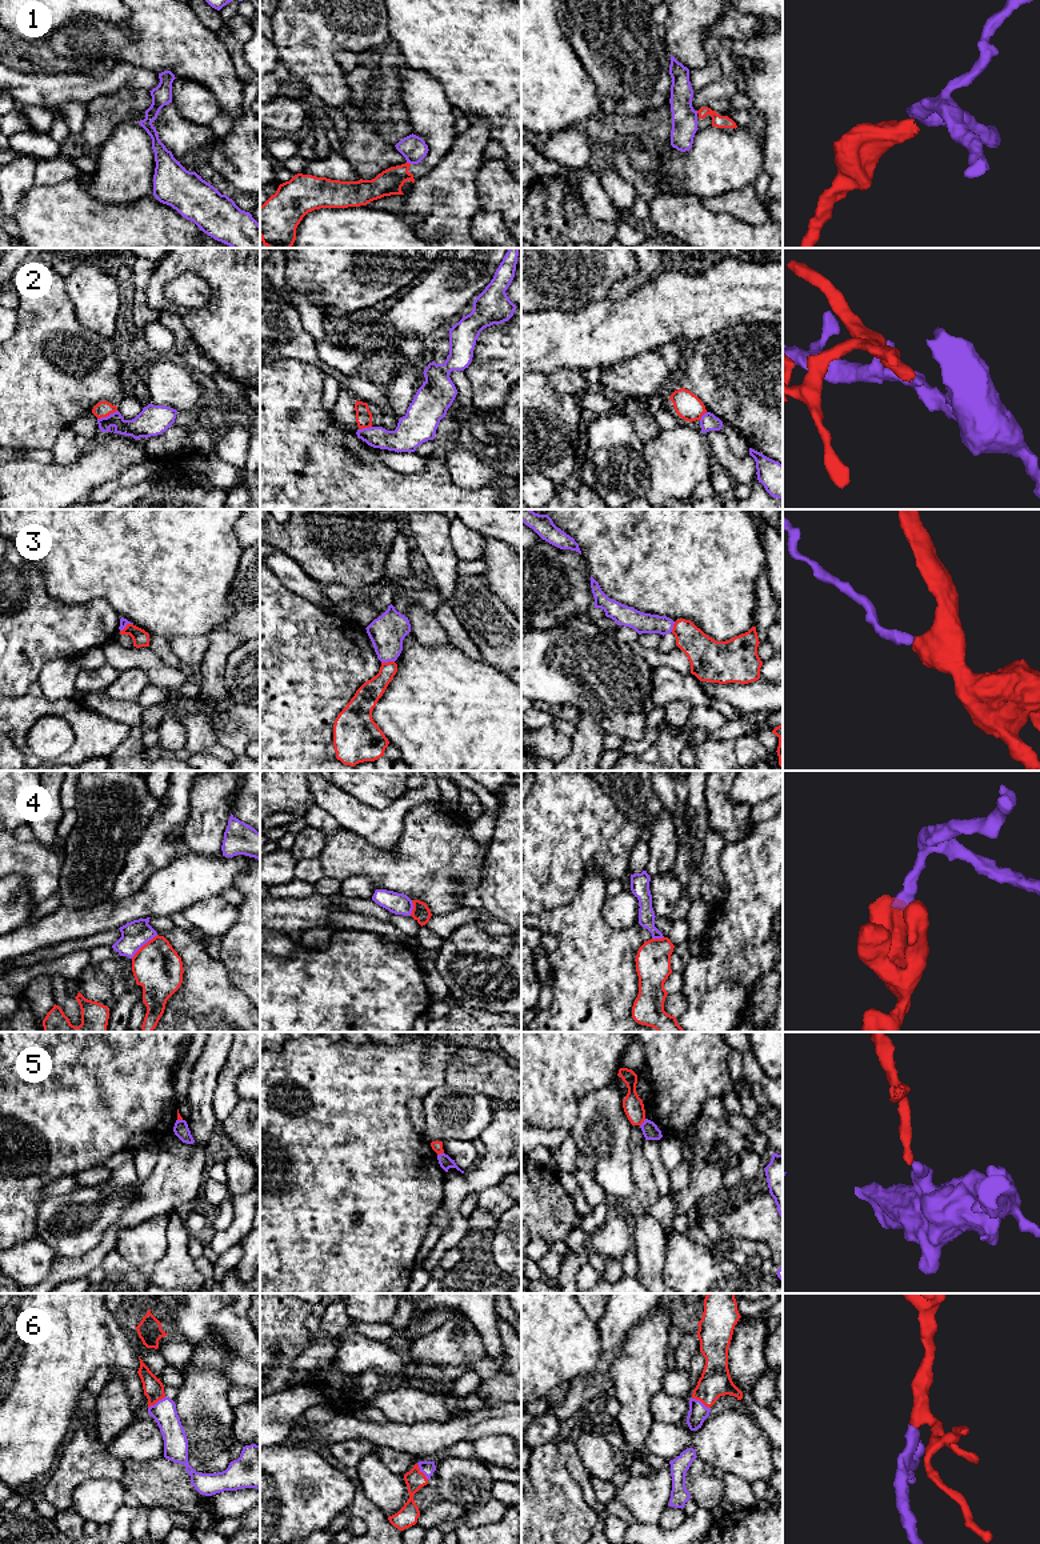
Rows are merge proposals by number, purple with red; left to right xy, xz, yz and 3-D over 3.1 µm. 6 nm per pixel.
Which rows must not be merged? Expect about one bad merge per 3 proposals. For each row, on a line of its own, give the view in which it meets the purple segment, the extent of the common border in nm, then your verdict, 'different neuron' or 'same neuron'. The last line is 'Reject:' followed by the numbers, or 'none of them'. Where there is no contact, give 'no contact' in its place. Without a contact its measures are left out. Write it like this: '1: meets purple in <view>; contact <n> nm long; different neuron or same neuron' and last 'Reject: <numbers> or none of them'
1: meets purple in xz; contact 30 nm long; different neuron
2: meets purple in xy; contact 130 nm long; different neuron
3: meets purple in xz; contact 80 nm long; different neuron
4: meets purple in xy; contact 220 nm long; different neuron
5: meets purple in yz; contact 60 nm long; different neuron
6: meets purple in yz; contact 140 nm long; same neuron
Reject: 1, 2, 3, 4, 5

